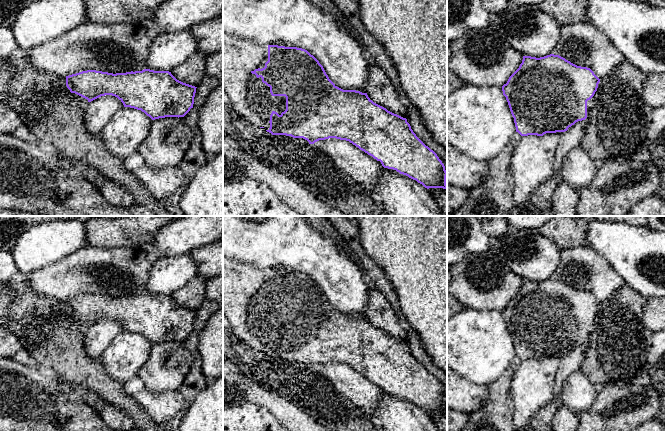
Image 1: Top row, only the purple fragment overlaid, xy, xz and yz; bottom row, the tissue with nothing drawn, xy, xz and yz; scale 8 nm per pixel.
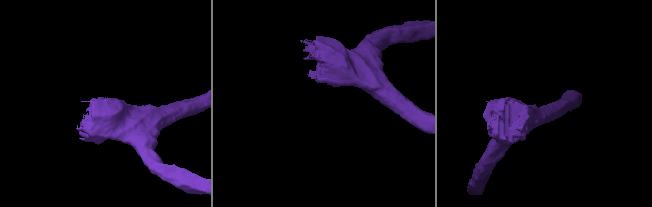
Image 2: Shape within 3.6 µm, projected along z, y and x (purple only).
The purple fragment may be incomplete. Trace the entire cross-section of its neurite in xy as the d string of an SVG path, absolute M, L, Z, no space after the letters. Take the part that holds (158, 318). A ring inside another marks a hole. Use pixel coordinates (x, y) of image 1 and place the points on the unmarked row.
M150 293L116 298L96 294L82 295L66 300L66 310L71 317L87 323L88 326L105 319L115 320L124 331L141 334L152 344L184 341L193 332L197 312L177 304L169 295Z

